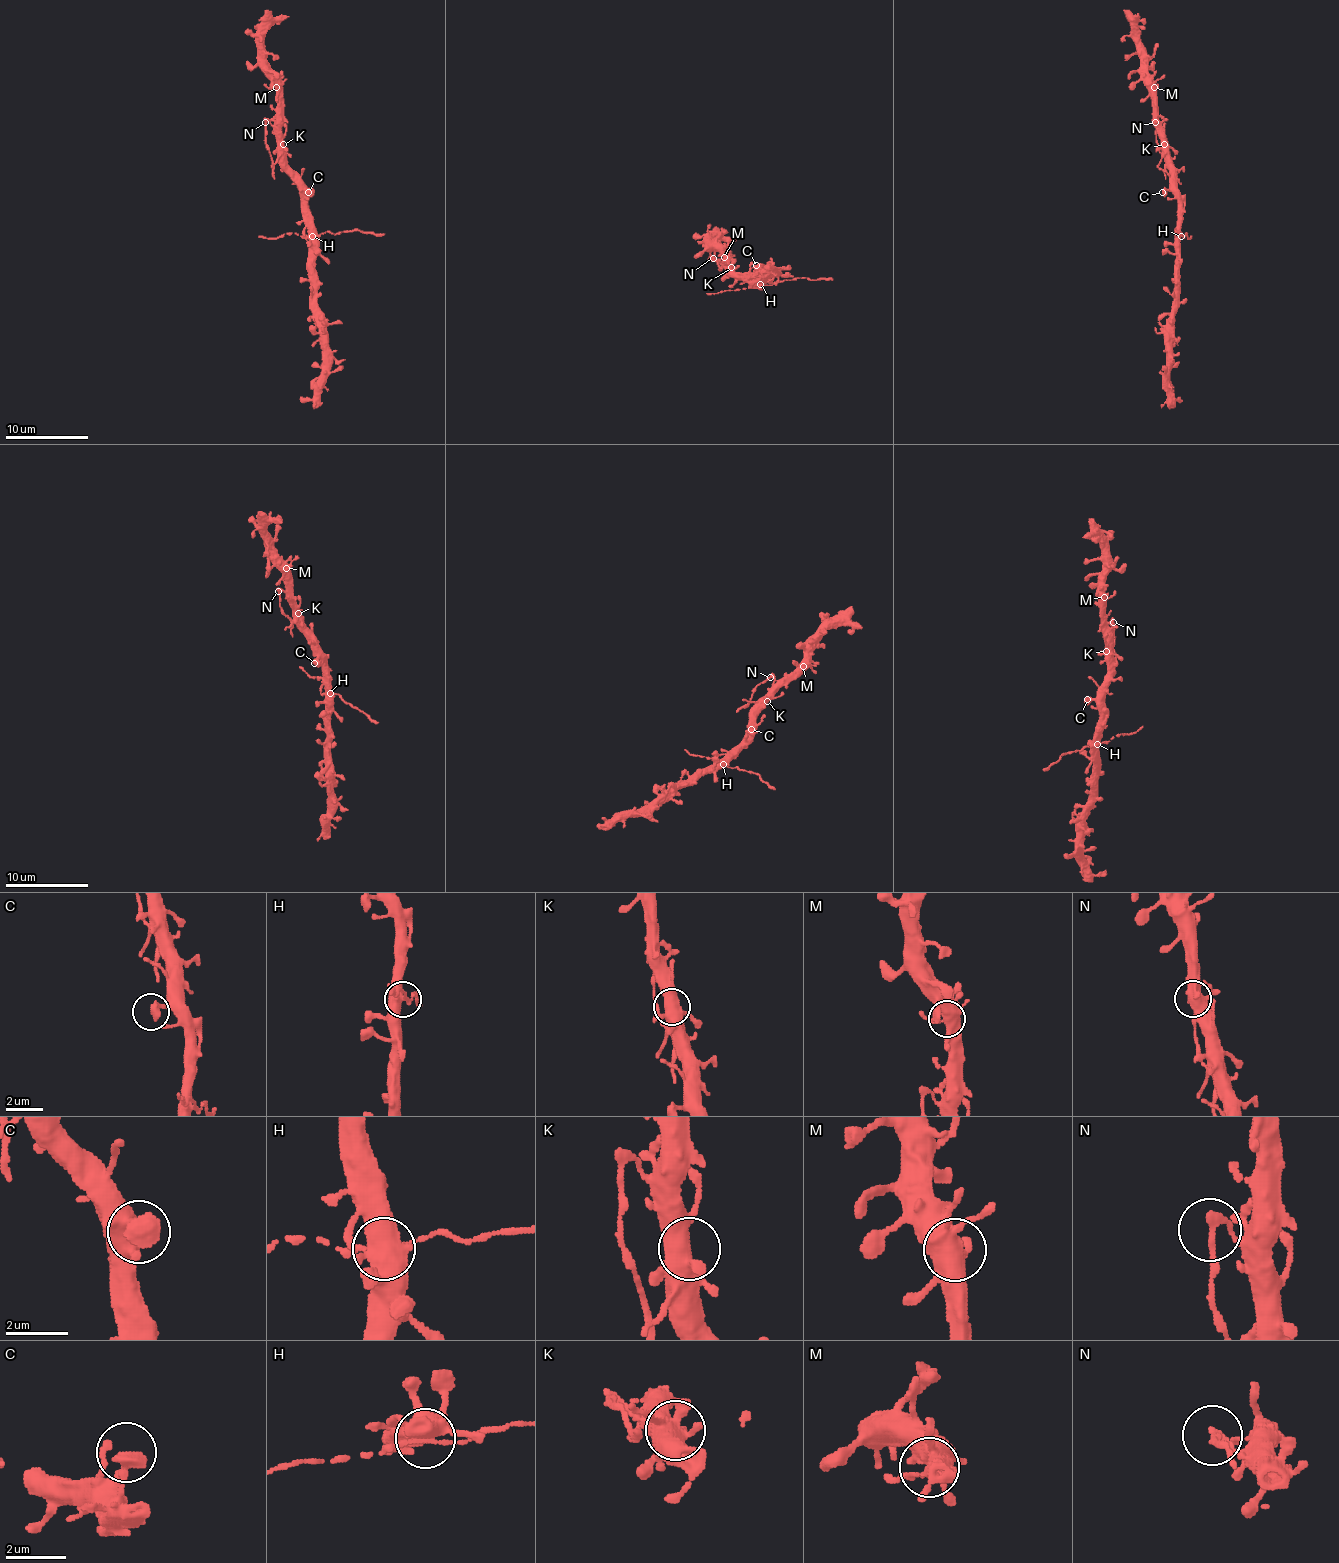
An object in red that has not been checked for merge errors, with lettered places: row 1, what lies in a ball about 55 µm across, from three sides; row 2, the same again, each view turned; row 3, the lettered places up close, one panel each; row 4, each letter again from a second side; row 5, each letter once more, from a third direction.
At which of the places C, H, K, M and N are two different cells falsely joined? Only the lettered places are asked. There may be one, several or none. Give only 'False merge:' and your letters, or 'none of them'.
False merge: H, N

